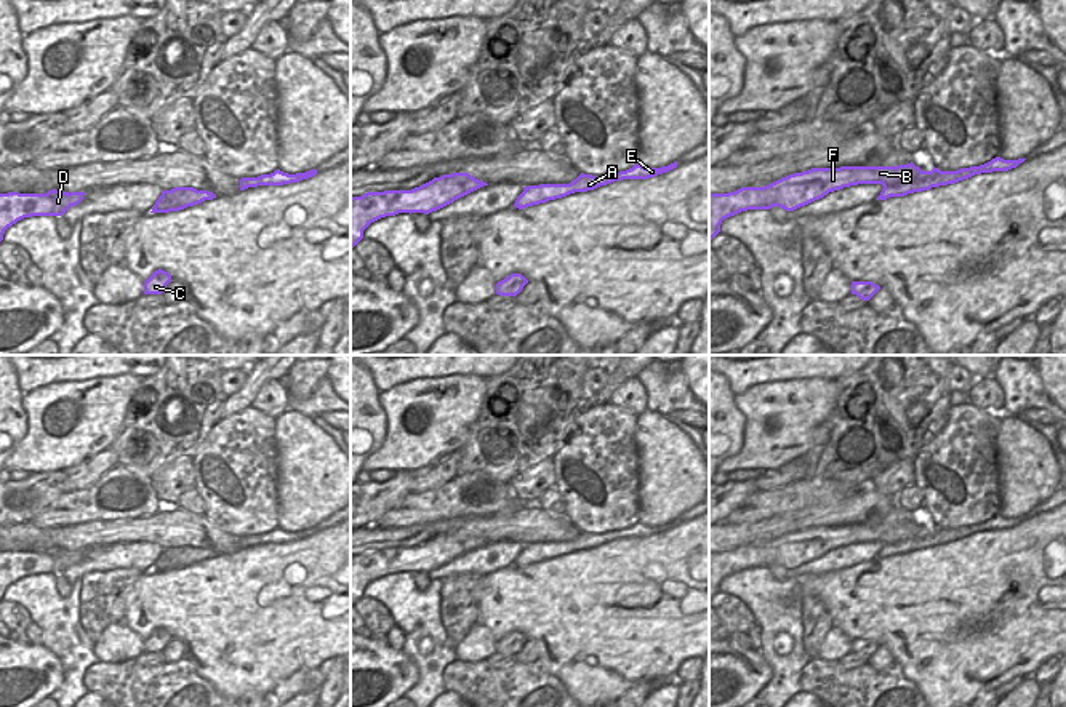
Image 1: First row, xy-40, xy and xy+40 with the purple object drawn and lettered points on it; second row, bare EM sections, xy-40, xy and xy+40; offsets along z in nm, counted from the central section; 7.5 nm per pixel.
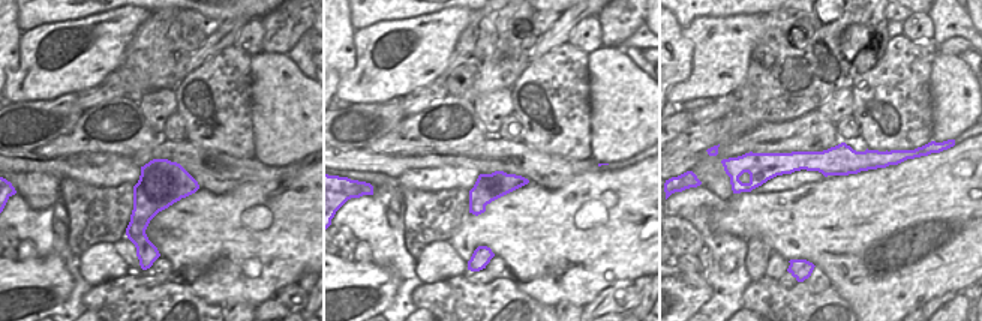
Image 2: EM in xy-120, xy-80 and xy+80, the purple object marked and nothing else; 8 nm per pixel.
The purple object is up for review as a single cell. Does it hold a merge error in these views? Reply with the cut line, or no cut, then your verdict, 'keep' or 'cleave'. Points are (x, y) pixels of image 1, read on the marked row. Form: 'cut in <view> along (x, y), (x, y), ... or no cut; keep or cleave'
cut in xy+40 along (884, 184), (925, 181), (932, 186); cleave

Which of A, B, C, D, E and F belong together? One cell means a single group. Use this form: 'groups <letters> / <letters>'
groups A B D E F / C

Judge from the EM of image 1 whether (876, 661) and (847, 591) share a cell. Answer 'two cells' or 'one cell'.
two cells

